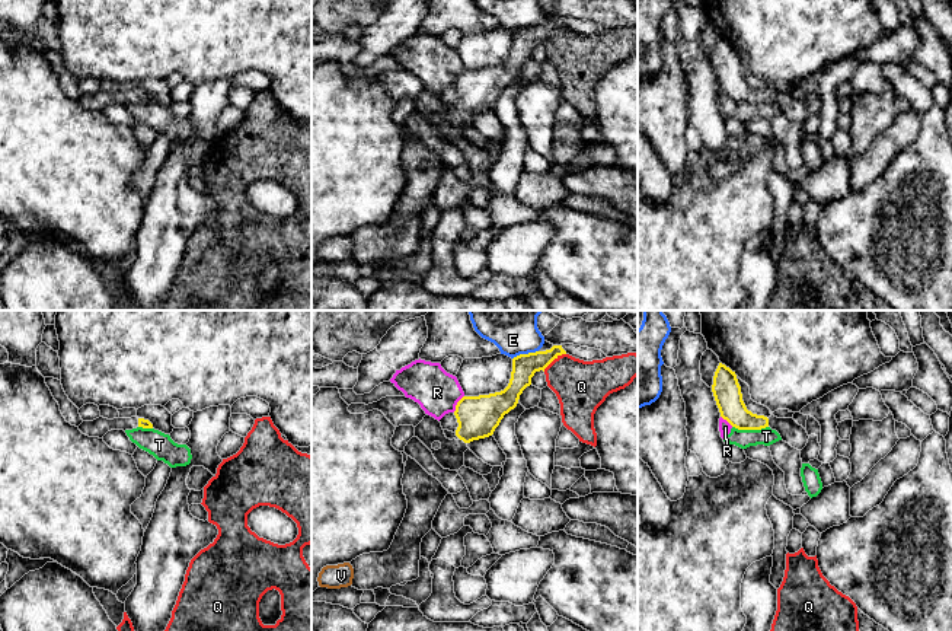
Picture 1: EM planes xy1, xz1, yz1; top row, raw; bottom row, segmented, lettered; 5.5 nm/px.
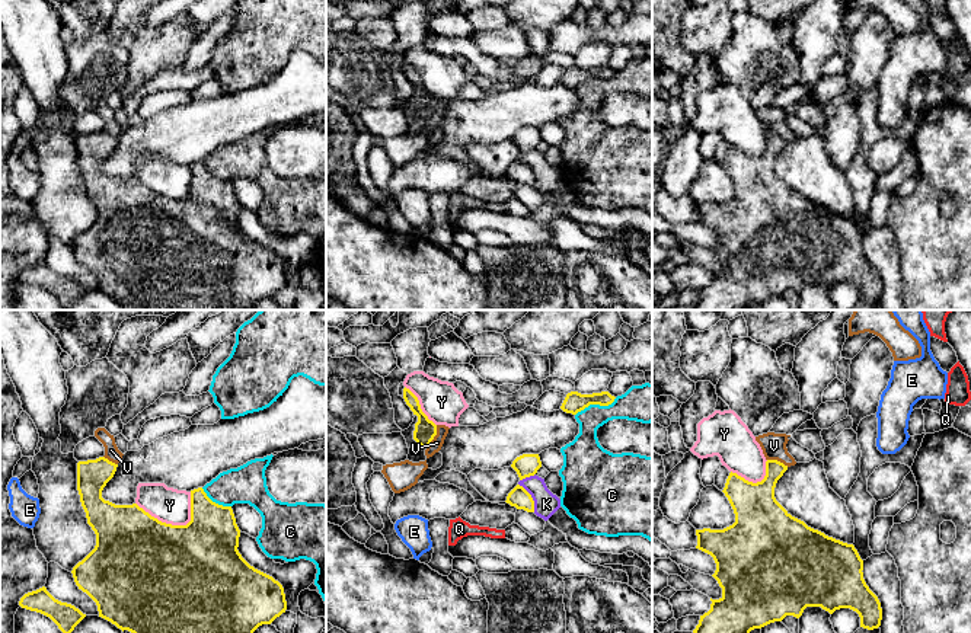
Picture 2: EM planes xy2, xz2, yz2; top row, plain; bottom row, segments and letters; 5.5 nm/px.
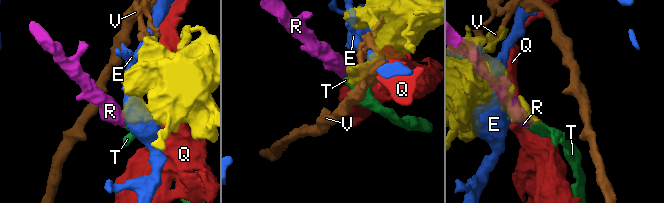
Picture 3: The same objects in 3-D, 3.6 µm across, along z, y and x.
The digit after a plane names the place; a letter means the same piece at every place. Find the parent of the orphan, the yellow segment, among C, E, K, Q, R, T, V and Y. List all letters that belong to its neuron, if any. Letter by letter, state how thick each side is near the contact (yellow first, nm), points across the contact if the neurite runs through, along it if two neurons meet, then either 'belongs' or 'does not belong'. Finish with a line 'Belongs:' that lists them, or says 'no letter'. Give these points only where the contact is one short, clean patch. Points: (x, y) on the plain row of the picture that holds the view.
C: 120 nm thick on the yellow side, 200 nm on the other; does not belong
E: 140 nm thick on the yellow side, 160 nm on the other; border along xz1 (537, 24), (520, 26), (513, 32); does not belong
K: 110 nm thick on the yellow side, 140 nm on the other; border along xz2 (518, 157), (530, 169), (534, 185); does not belong
Q: 140 nm thick on the yellow side, 280 nm on the other; does not belong
R: 240 nm thick on the yellow side, 240 nm on the other; border along xz1 (463, 69), (453, 85); does not belong
T: 160 nm thick on the yellow side, 100 nm on the other; border along yz1 (732, 99), (738, 102), (767, 101); does not belong
V: 120 nm thick on the yellow side, 70 nm on the other; border along xz2 (437, 99), (437, 108), (425, 121); does not belong
Y: 500 nm thick on the yellow side, 200 nm on the other; does not belong
Belongs: no letter

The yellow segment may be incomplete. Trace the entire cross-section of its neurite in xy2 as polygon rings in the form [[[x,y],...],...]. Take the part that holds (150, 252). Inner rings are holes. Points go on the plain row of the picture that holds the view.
[[[105,131],[96,134],[77,137],[77,164],[80,169],[82,180],[86,186],[87,198],[96,208],[95,223],[79,236],[71,247],[79,263],[86,266],[98,279],[99,291],[111,295],[118,303],[128,304],[135,310],[253,310],[253,306],[262,298],[271,298],[287,284],[287,275],[282,259],[272,250],[250,240],[239,227],[240,204],[236,198],[236,192],[231,180],[223,180],[213,176],[202,162],[191,164],[191,195],[186,199],[172,199],[159,195],[151,191],[137,178],[132,179],[115,179],[102,172],[102,164],[106,157],[114,151],[118,138],[109,135]]]

